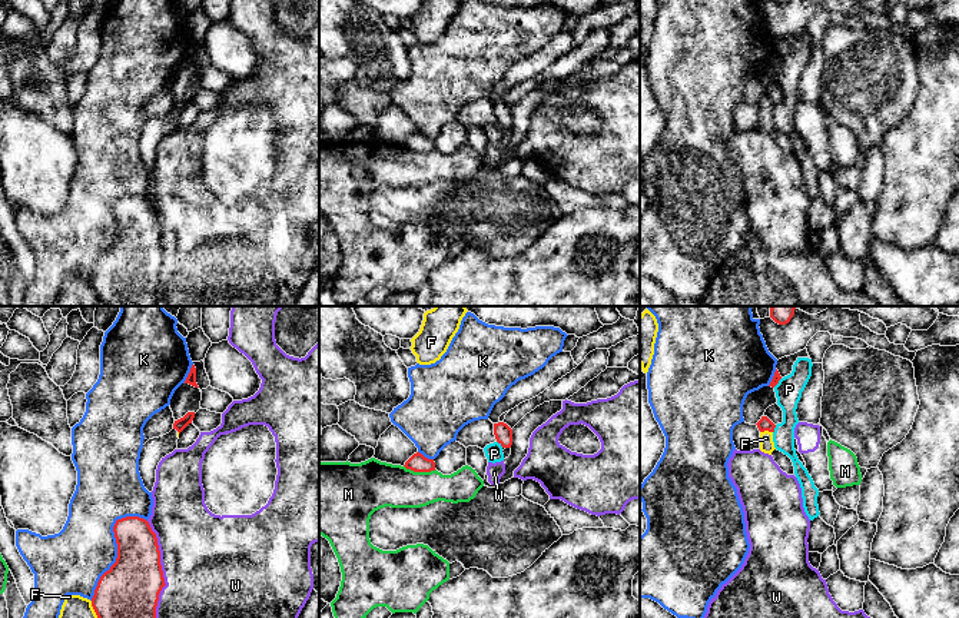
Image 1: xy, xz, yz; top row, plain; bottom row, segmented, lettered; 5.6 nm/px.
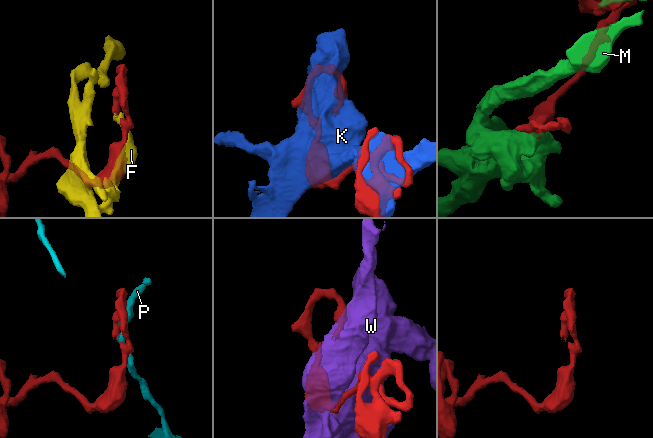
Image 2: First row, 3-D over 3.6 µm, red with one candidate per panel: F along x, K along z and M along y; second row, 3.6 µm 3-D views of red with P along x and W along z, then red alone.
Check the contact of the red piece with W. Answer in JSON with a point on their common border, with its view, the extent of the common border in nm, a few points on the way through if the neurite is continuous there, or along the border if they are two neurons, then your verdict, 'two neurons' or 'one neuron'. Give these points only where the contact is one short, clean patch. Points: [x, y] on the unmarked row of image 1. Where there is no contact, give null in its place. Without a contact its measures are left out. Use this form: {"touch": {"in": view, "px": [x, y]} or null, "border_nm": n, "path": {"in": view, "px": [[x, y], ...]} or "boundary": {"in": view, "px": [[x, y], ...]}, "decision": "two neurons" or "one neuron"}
{"touch": {"in": "xy", "px": [162, 253]}, "border_nm": 600, "decision": "two neurons"}

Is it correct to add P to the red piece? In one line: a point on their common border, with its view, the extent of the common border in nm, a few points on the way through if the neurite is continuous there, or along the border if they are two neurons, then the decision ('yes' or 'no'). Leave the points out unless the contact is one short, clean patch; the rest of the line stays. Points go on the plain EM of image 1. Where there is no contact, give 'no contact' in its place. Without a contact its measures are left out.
contact xz (500, 122); length 50 nm; no

